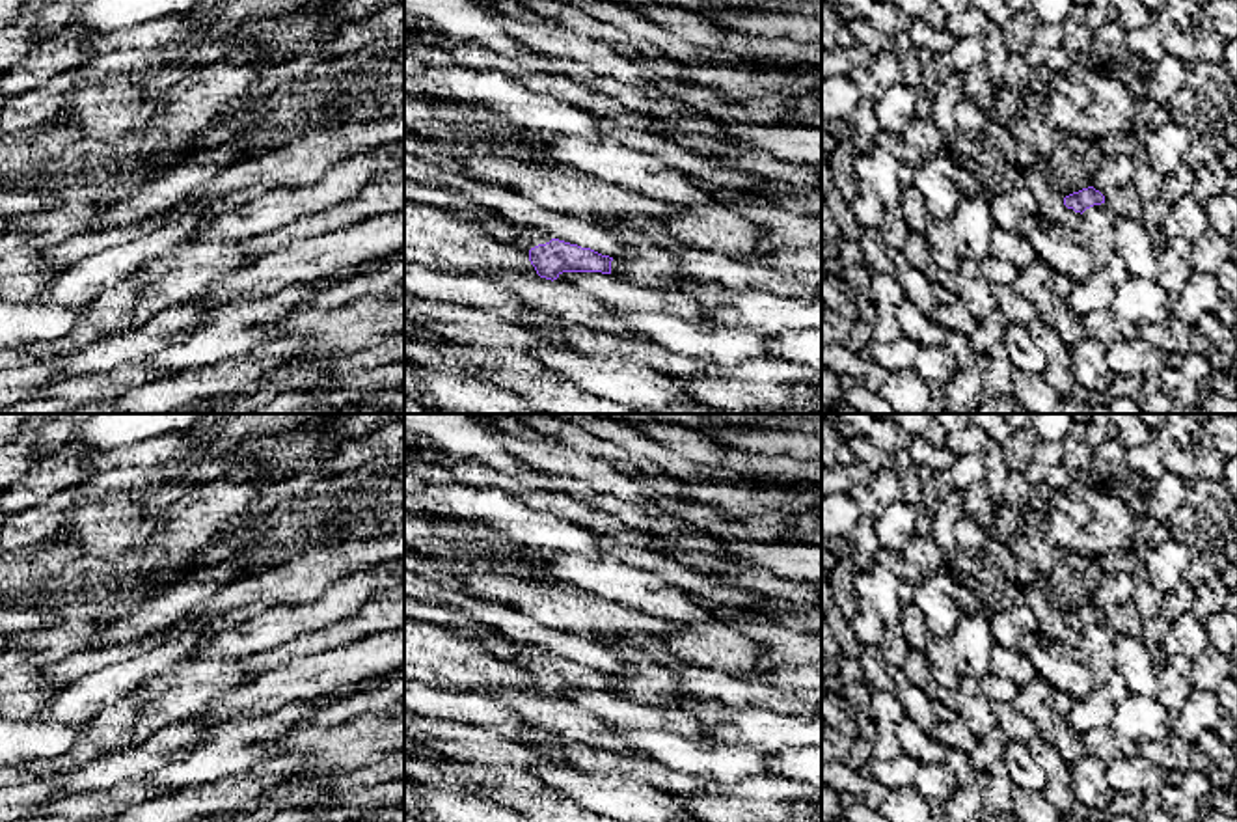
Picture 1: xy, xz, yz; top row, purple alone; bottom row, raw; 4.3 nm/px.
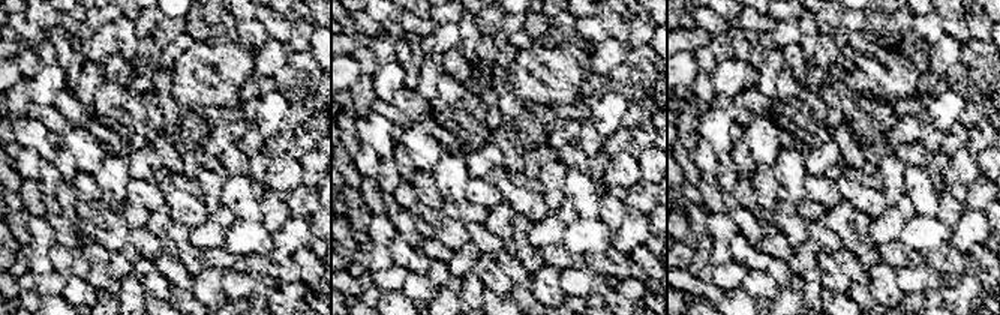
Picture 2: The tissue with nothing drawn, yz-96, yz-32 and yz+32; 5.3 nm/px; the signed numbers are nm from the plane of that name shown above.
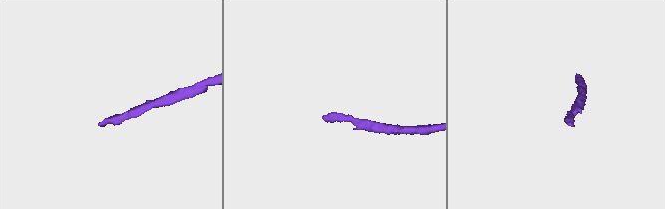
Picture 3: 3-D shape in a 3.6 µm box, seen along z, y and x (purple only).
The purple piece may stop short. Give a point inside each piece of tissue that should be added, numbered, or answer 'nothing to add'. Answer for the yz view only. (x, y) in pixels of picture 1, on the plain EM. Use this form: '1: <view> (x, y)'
1: yz (1072, 636)

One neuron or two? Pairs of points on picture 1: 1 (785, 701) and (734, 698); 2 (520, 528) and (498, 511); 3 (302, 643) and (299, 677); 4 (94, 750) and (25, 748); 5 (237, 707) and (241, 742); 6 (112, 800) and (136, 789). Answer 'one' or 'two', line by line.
1: one
2: one
3: two
4: two
5: two
6: one

